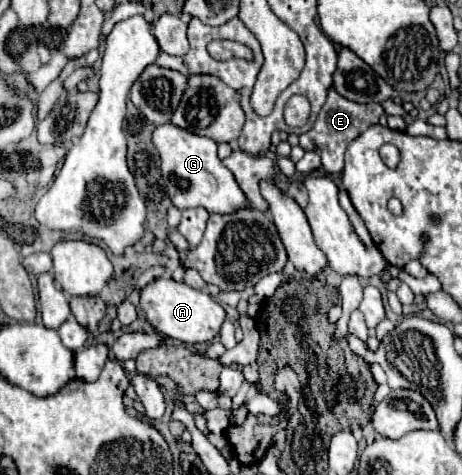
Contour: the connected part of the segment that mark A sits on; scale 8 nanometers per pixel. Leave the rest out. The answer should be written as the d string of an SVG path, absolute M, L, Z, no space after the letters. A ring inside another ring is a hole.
M156 278L148 286L142 288L142 298L140 306L146 314L146 320L154 330L160 334L184 342L184 344L206 344L212 342L220 334L220 326L226 320L224 308L206 292L188 288L184 282L176 280L166 280L166 278Z

